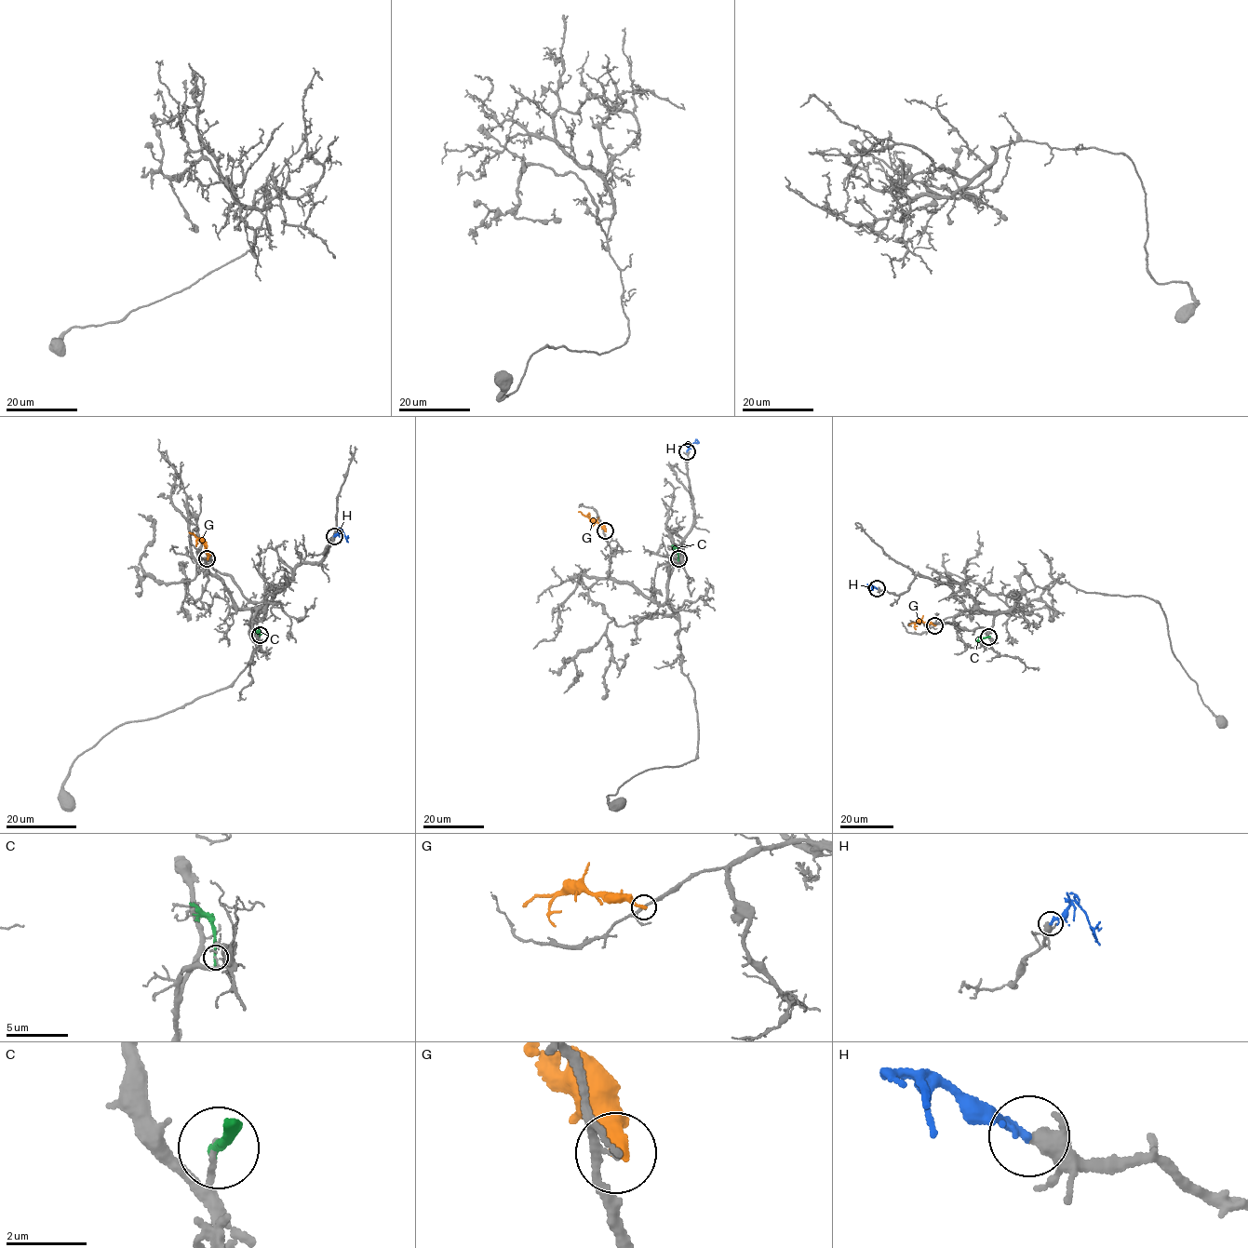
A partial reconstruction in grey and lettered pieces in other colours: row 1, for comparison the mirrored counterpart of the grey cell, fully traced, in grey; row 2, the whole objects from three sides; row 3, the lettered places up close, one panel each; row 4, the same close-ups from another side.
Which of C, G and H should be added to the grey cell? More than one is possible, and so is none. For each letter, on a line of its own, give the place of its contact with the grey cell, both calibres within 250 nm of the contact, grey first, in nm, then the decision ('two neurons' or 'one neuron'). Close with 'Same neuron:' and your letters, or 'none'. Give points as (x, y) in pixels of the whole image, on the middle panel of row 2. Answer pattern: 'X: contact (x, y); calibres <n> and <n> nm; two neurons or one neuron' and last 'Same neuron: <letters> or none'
C: contact (678, 558); calibres 90 and 280 nm; two neurons
G: contact (605, 530); calibres 160 and 360 nm; two neurons
H: contact (687, 451); calibres 340 and 220 nm; one neuron
Same neuron: H

